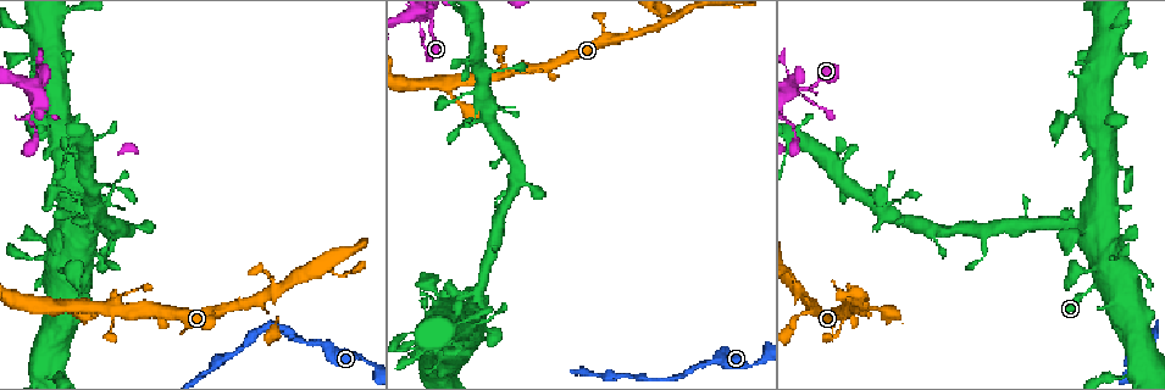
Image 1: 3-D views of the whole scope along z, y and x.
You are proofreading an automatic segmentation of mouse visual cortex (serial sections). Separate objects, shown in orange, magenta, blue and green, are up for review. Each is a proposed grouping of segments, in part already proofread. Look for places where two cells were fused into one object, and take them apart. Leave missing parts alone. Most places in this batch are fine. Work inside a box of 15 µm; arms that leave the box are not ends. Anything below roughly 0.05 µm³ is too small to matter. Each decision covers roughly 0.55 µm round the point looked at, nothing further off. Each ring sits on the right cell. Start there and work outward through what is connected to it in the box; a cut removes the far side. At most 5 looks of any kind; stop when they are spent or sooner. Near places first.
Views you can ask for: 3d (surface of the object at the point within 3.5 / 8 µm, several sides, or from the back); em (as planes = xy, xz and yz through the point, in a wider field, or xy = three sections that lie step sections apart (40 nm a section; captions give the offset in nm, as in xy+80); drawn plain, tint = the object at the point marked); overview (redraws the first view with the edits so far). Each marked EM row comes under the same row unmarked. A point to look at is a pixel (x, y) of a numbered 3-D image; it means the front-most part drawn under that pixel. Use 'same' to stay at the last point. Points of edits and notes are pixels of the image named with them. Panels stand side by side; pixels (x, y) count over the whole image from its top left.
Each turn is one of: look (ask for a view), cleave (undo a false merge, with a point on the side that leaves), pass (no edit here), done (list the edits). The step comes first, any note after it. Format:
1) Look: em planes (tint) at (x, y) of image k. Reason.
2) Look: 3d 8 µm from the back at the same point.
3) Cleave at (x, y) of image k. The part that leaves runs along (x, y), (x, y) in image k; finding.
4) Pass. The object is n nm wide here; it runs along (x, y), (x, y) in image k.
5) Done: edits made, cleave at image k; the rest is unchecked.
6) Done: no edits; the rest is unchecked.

Look: 3d 3.5 µm at (1059, 128) of image 1. Calibre changes.

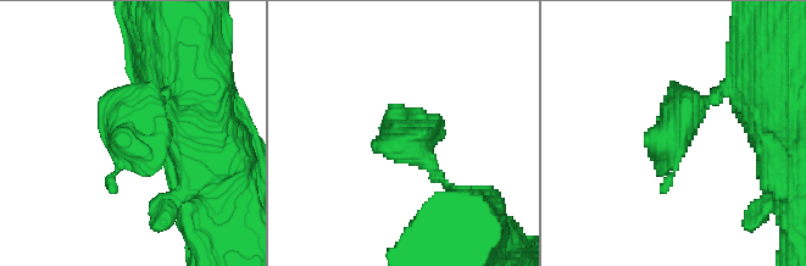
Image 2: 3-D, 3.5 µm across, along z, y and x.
Look: em planes (tint) at (401, 134) of image 2.

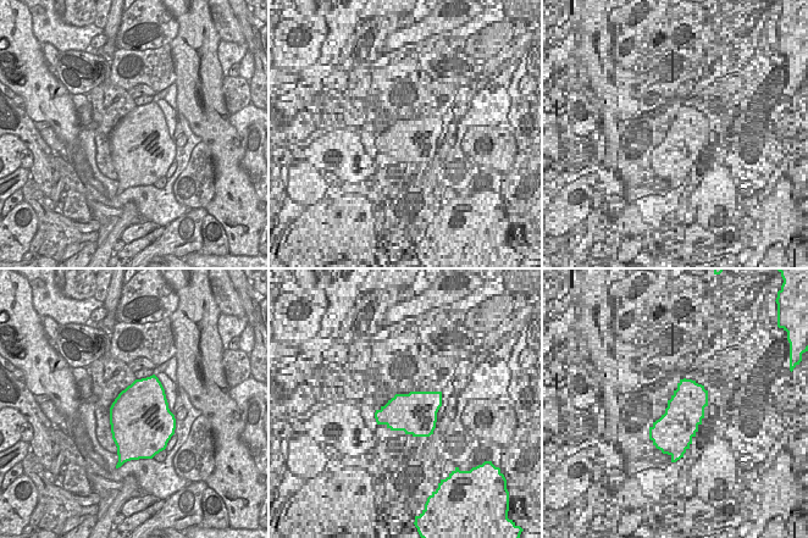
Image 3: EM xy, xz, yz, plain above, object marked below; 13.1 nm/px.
Pass. One cell here.

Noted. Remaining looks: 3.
Look: 3d 8 µm at (1083, 232) of image 1. Sudden change in width.

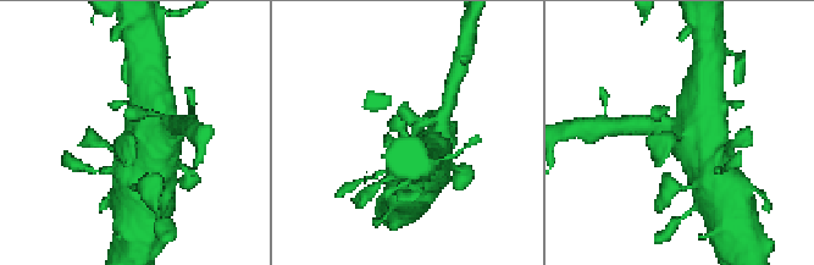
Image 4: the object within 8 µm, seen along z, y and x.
Look: 3d 3.5 µm at (677, 137) of image 4. Zoom in.

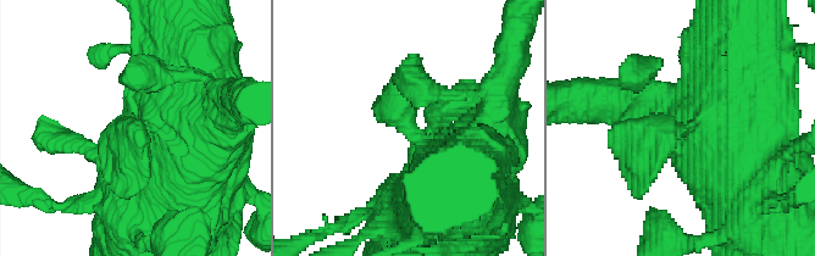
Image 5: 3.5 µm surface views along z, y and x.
Look: em xy step 3 (tint) at (683, 128) of image 5. Now the EM.

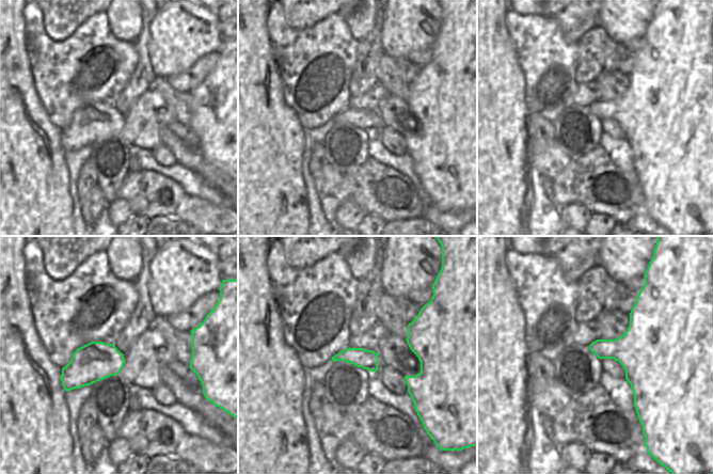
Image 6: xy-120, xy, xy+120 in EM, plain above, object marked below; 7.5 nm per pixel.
Pass. It runs along (467, 177), (408, 128), (404, 87) in image 5; one cell here.

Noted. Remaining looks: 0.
Done: no edits; the rest is unchecked.

